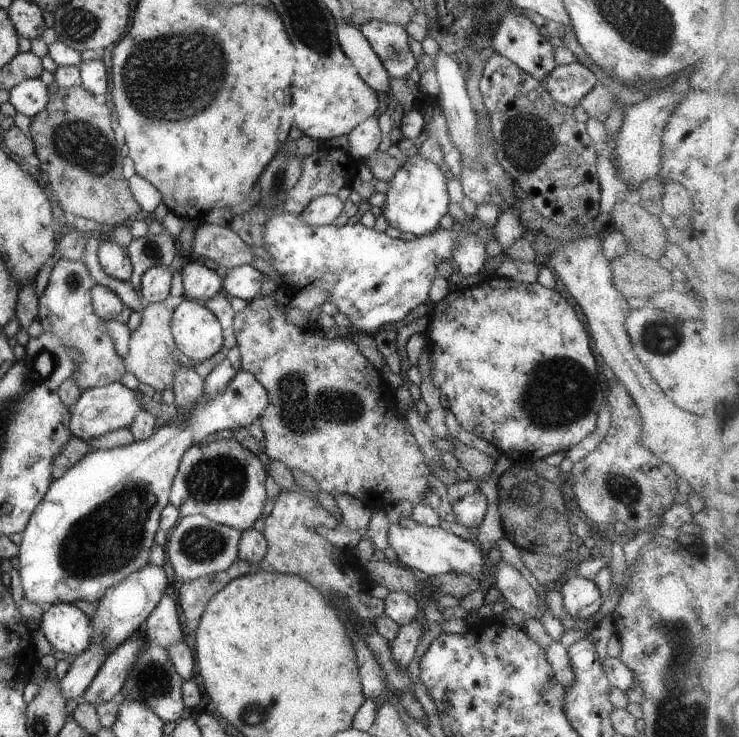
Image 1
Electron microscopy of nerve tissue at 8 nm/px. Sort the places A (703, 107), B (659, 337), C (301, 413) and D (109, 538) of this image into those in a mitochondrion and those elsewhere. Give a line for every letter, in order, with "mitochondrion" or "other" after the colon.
A: other
B: mitochondrion
C: mitochondrion
D: mitochondrion

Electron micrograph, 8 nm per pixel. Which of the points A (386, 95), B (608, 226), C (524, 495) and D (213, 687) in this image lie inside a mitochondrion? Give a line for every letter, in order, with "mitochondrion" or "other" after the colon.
A: other
B: other
C: mitochondrion
D: other

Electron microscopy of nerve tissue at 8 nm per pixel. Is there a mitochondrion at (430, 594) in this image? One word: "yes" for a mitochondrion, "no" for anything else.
no

